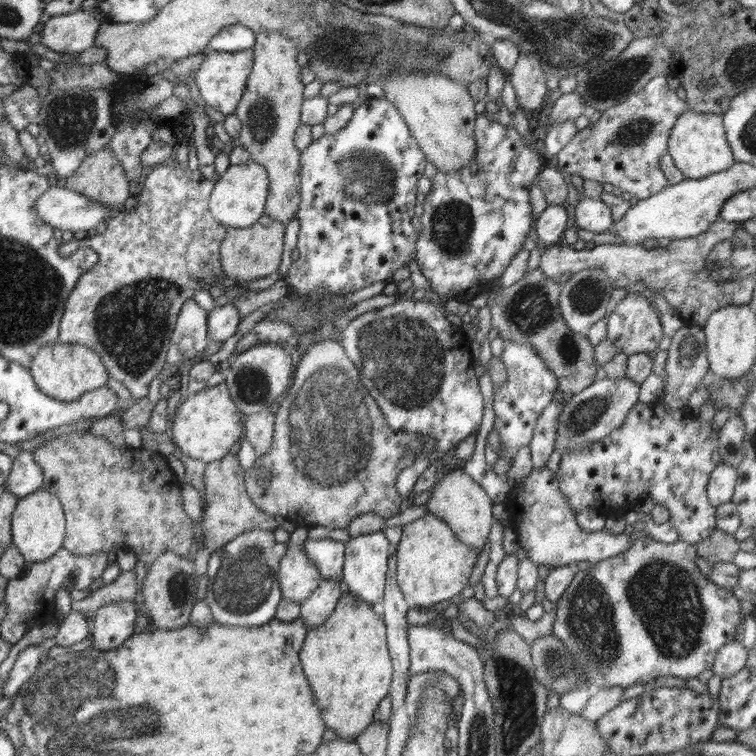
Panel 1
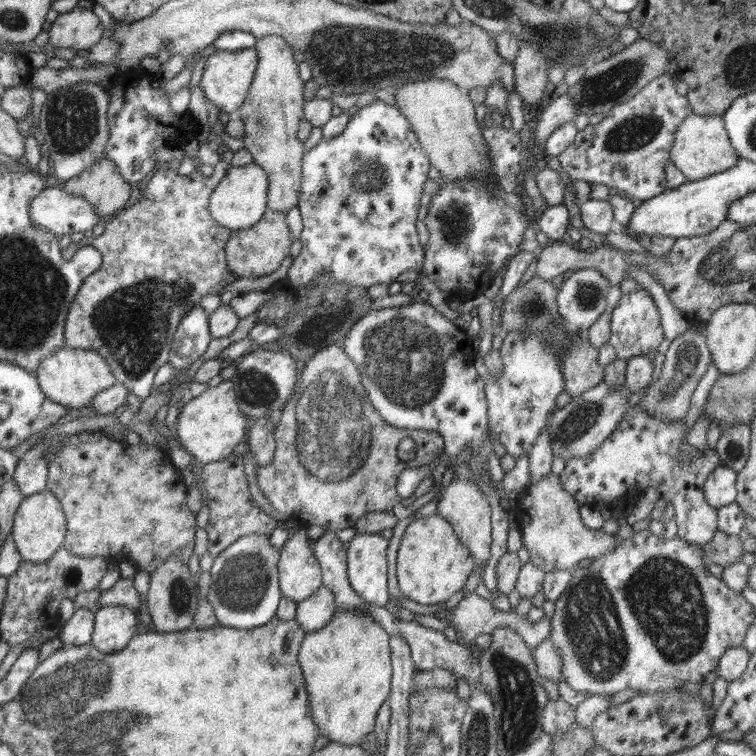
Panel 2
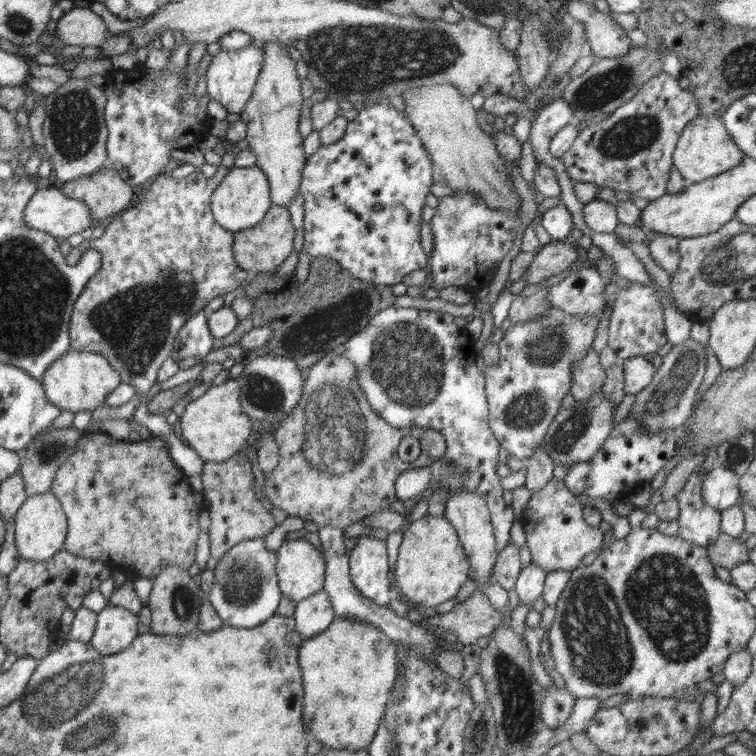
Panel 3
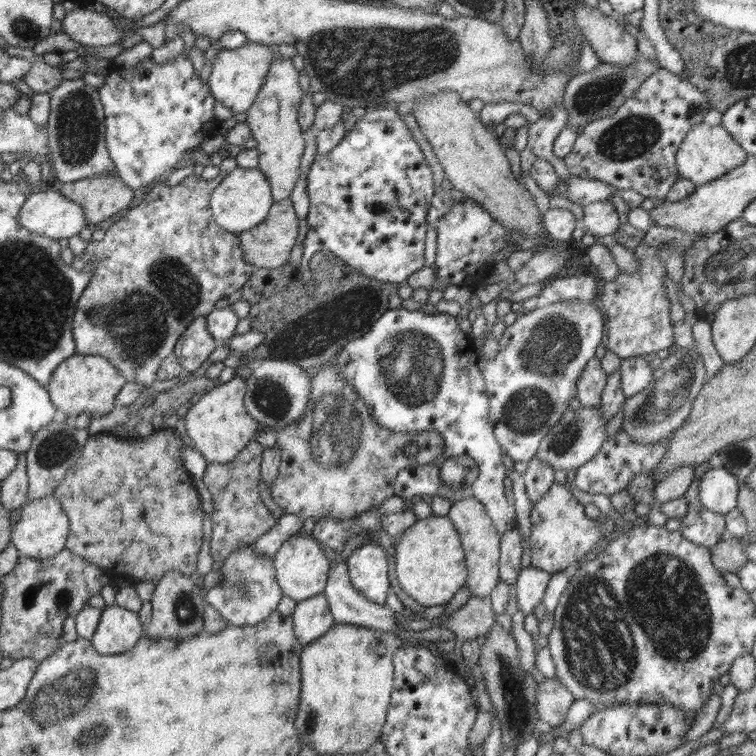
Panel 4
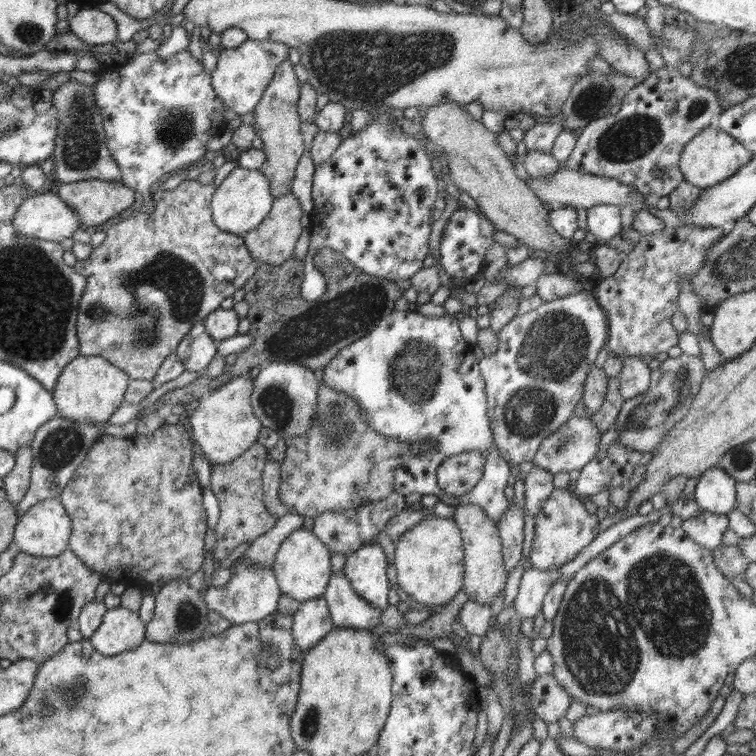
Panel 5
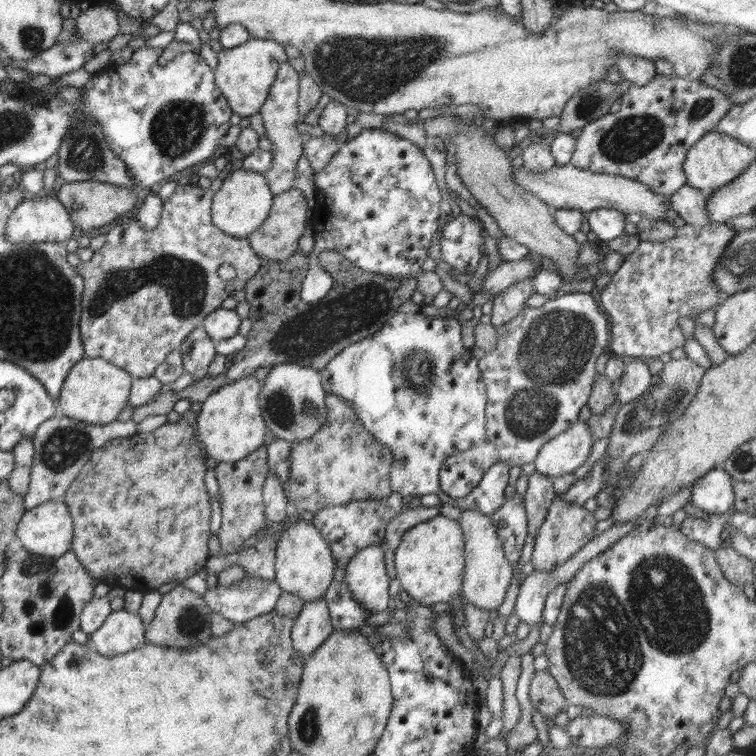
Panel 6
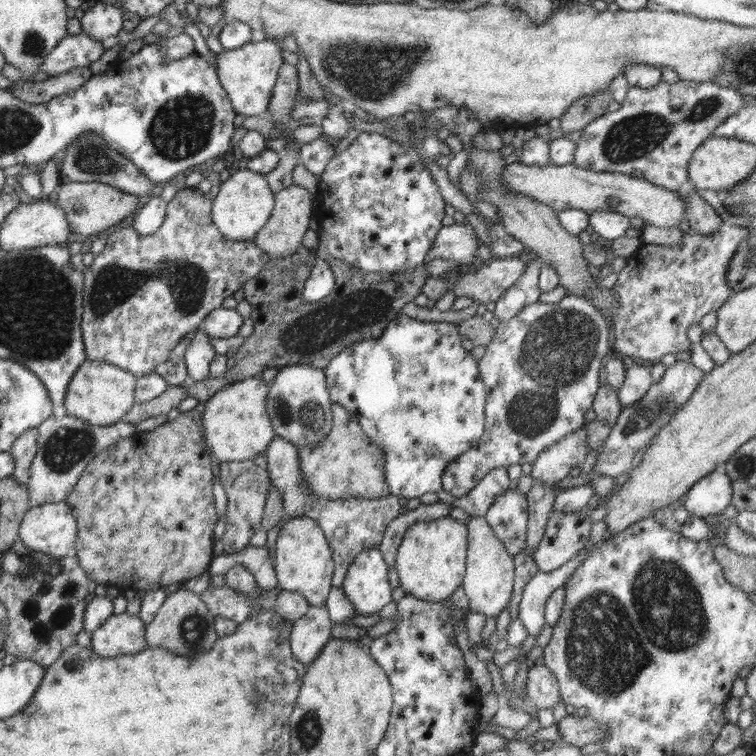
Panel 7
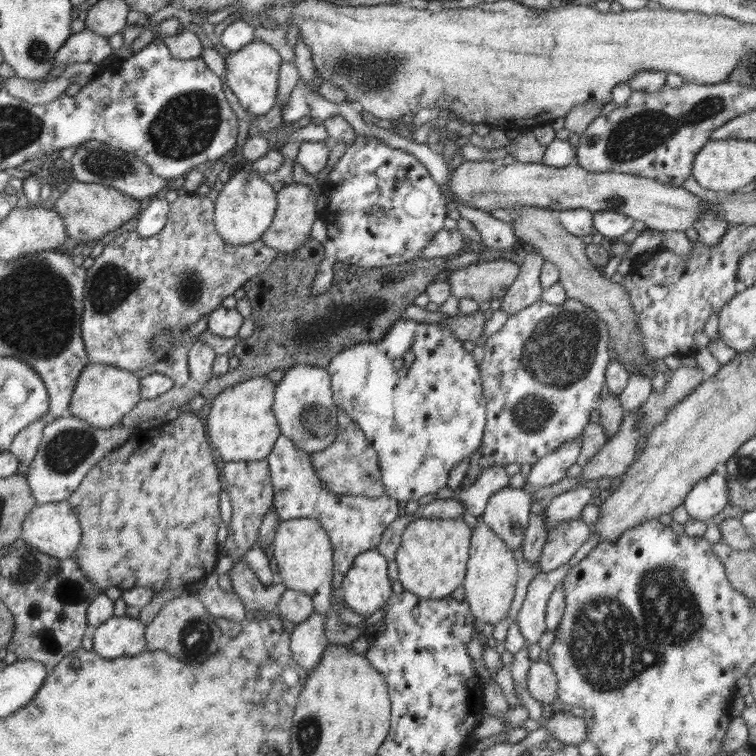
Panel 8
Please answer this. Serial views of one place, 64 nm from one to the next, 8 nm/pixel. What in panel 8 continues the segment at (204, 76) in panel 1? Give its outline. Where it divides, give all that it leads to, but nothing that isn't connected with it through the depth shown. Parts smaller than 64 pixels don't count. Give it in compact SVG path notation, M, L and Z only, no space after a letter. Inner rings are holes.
M252 41L242 50L226 56L226 85L240 101L240 106L248 113L265 116L278 104L279 69L282 64L278 51L264 41Z

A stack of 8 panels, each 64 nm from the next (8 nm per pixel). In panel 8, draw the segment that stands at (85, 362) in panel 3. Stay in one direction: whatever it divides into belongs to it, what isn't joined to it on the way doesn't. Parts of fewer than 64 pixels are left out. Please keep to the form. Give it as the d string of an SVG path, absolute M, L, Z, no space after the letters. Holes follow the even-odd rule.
M88 363L77 378L74 392L69 402L72 416L85 420L101 429L111 429L141 400L140 378L134 373L110 365Z

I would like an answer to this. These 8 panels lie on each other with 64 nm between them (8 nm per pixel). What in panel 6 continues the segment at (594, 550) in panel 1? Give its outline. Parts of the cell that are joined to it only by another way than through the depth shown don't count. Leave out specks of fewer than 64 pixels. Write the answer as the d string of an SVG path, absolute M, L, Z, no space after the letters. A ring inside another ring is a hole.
M562 495L554 497L548 507L548 514L544 519L543 526L536 536L532 564L535 571L548 572L564 565L571 557L574 557L588 542L592 541L596 518L593 512L588 512L583 506L568 503Z

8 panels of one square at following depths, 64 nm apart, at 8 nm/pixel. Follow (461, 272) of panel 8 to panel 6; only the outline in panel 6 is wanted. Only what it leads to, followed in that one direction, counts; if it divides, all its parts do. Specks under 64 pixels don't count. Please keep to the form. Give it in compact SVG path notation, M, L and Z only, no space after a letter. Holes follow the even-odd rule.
M528 257L520 260L502 261L498 267L489 271L484 277L481 291L486 290L492 296L500 296L505 288L512 287L522 280L535 276L535 274L536 265Z

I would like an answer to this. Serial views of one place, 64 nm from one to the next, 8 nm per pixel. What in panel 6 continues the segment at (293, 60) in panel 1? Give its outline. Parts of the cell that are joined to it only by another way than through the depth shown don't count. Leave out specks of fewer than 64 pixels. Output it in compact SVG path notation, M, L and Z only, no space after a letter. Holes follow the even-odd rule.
M284 62L277 71L276 78L270 88L268 98L260 107L266 138L272 143L273 159L269 167L262 173L267 180L272 195L282 194L295 184L296 164L303 157L303 143L305 138L298 133L296 123L301 121L298 108L299 74L289 62Z

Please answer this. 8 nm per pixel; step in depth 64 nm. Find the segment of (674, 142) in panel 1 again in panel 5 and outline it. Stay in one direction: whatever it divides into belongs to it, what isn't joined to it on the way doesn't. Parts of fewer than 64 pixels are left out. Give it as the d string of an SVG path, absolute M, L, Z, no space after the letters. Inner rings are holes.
M706 126L704 130L700 130L700 134L696 134L696 138L692 138L684 145L680 155L679 169L685 178L685 182L704 190L718 184L718 182L723 182L723 180L726 180L725 178L731 177L753 156L751 150L722 132L720 128Z

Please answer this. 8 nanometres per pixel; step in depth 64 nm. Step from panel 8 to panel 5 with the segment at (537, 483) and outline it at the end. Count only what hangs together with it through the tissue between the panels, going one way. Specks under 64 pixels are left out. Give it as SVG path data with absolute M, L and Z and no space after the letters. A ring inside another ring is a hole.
M574 413L564 425L544 438L532 461L538 466L549 470L553 475L559 472L580 470L583 466L586 466L599 451L598 443L601 437L601 432L595 427L590 415L592 414L576 415Z

